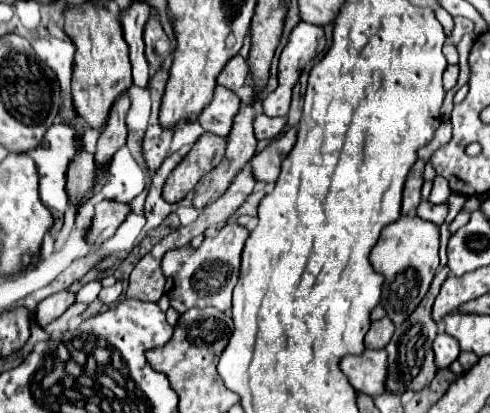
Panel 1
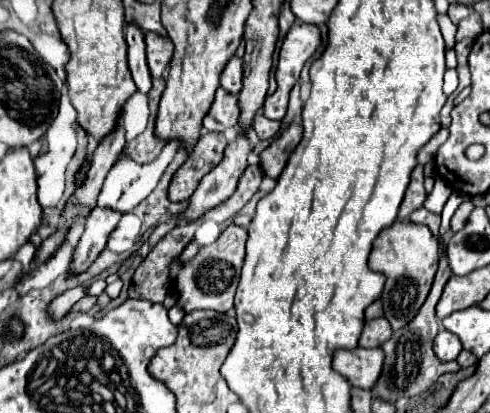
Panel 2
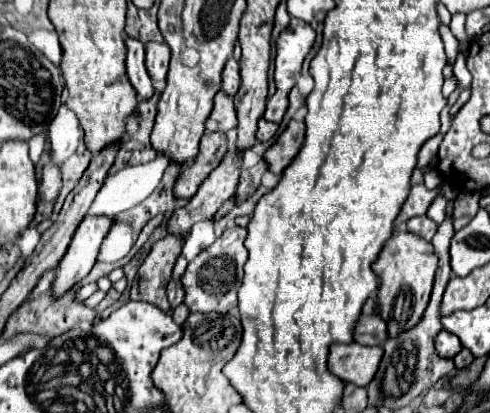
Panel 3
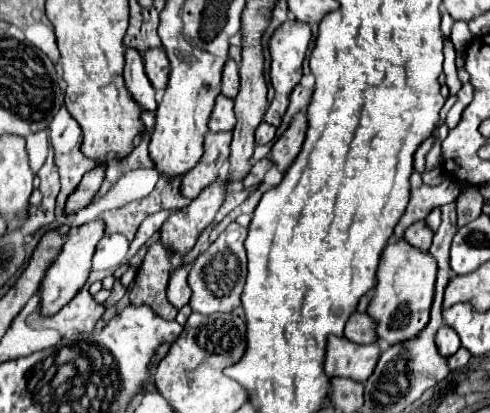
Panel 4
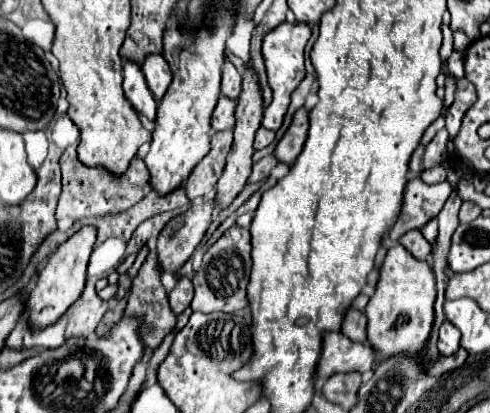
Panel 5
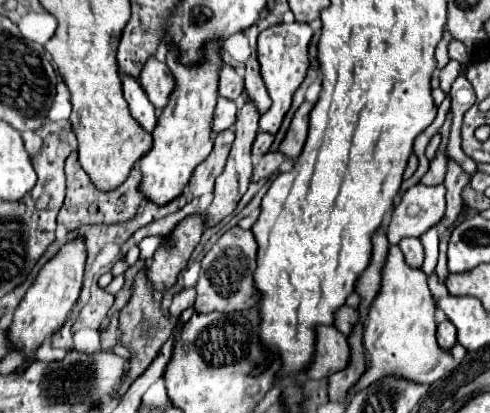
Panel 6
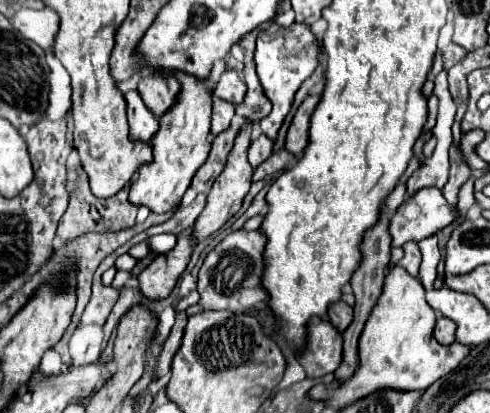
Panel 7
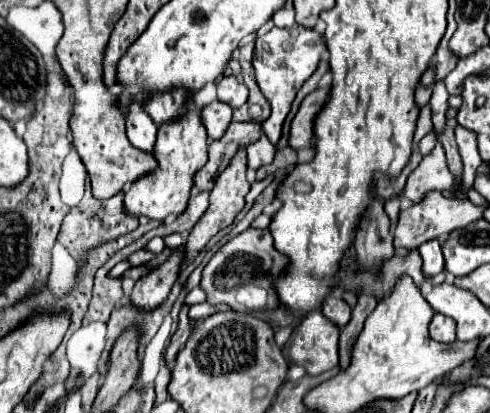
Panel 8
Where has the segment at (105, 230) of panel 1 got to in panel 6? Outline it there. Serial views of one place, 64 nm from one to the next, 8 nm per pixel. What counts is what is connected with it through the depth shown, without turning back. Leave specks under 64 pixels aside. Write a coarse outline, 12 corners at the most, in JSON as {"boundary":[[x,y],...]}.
{"boundary":[[86,238],[66,242],[16,308],[8,338],[34,358],[82,288]]}

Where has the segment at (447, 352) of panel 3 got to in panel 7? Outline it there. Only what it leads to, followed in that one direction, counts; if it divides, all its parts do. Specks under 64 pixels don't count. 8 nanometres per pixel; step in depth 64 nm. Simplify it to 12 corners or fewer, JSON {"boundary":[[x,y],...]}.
{"boundary":[[450,318],[436,322],[434,338],[448,346],[456,340]]}

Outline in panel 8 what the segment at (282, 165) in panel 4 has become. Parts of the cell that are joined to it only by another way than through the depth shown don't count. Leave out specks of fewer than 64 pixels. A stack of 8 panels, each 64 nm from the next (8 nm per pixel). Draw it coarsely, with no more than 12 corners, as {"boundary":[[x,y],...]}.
{"boundary":[[314,90],[290,126],[290,148],[308,148],[328,90]]}

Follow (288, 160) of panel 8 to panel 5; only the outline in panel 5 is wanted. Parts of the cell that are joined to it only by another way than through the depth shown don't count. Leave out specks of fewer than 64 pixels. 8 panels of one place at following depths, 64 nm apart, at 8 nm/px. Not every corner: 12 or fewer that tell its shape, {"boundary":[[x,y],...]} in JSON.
{"boundary":[[274,156],[258,160],[248,182],[268,178],[278,160]]}

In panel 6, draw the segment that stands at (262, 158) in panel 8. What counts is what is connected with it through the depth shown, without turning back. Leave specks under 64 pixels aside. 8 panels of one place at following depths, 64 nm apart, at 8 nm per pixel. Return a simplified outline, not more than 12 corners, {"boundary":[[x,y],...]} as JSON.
{"boundary":[[258,132],[252,154],[266,154],[274,136]]}

